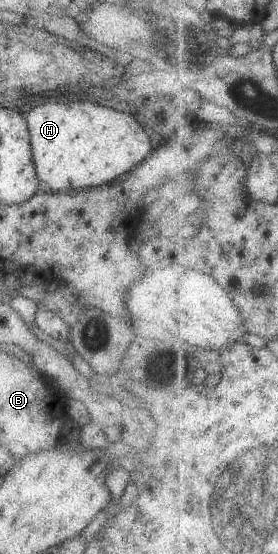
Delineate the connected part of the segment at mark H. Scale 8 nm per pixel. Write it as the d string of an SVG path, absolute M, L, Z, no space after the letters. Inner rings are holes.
M90 101L45 103L22 114L31 146L31 159L38 180L52 192L74 192L113 183L125 171L133 169L152 151L150 129L145 129L132 114Z

